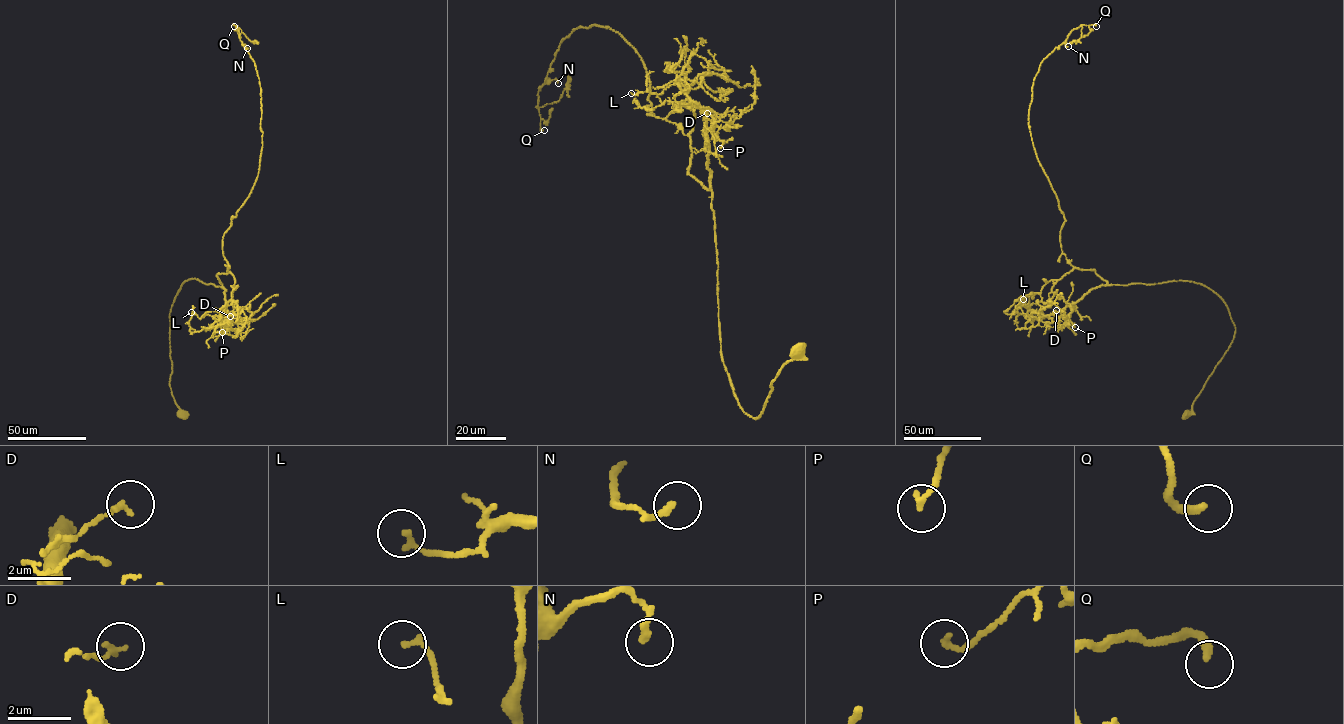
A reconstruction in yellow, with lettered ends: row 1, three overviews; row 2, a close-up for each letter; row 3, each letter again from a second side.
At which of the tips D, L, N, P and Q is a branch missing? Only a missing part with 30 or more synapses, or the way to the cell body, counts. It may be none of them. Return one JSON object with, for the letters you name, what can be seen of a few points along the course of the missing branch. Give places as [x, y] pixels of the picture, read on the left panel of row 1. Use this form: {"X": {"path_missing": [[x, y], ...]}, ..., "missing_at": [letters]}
{"Q": {"path_missing": [[234, 26], [223, 8]]}, "missing_at": ["Q"]}

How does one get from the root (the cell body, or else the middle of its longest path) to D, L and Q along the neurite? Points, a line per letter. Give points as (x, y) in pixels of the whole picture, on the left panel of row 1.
D: (183, 414), (169, 383), (172, 364), (169, 316), (175, 296), (189, 279), (224, 287), (226, 320), (230, 316)
L: (183, 414), (169, 383), (171, 307), (189, 279), (225, 289), (225, 322), (207, 314), (199, 318), (191, 312)
Q: (183, 414), (169, 383), (171, 307), (189, 279), (222, 287), (223, 236), (259, 166), (259, 79), (234, 26)

